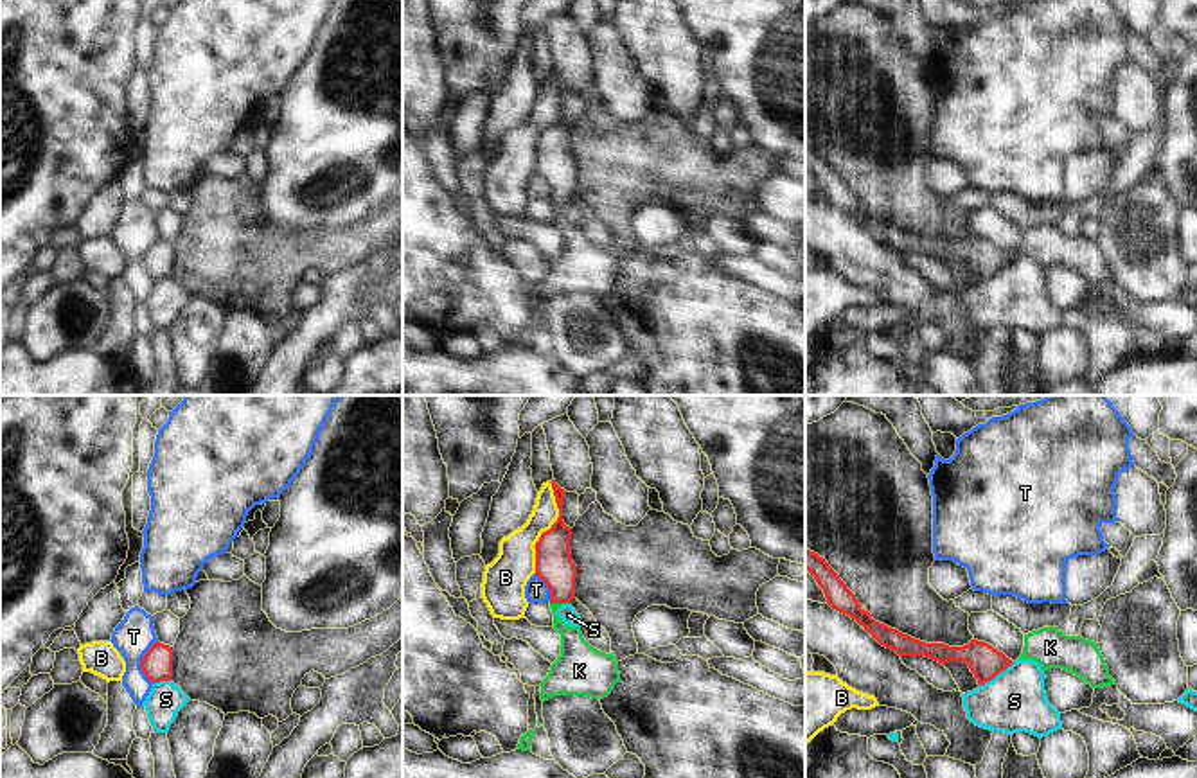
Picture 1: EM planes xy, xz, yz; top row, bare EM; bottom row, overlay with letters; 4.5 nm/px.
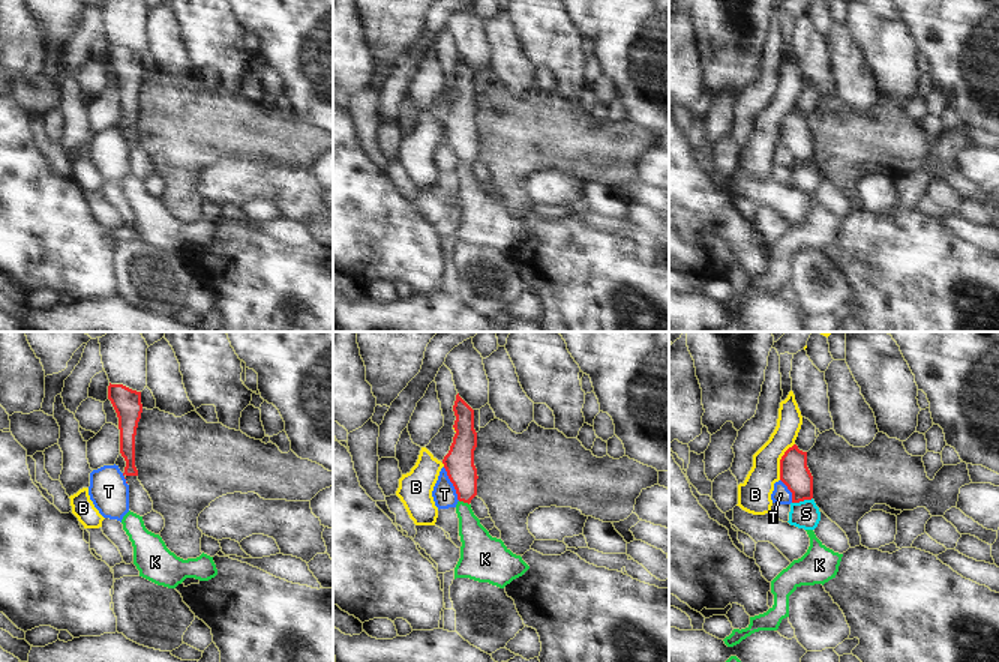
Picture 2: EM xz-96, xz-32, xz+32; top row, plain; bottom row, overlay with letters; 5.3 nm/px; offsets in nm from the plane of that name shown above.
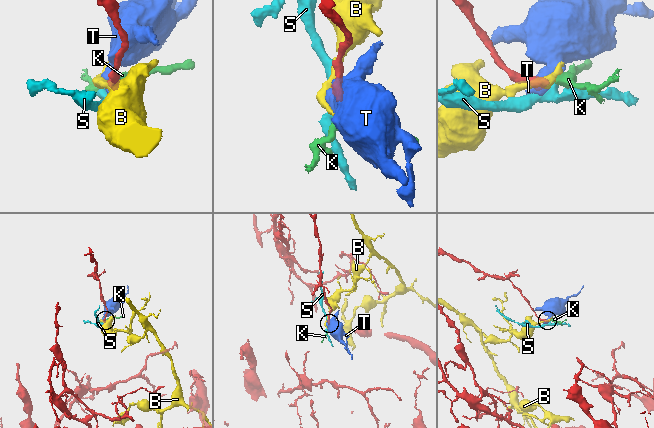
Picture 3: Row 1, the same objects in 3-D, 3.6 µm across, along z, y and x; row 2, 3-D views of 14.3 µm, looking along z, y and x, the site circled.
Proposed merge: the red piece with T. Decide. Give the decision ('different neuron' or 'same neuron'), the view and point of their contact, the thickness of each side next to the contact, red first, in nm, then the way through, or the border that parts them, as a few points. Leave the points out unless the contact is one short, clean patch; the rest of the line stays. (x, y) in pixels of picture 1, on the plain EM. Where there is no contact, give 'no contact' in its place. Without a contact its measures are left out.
different neuron; contact xy (141, 259); calibres 140 and 180 nm; border xy (157, 238), (141, 257), (141, 268), (151, 281)

